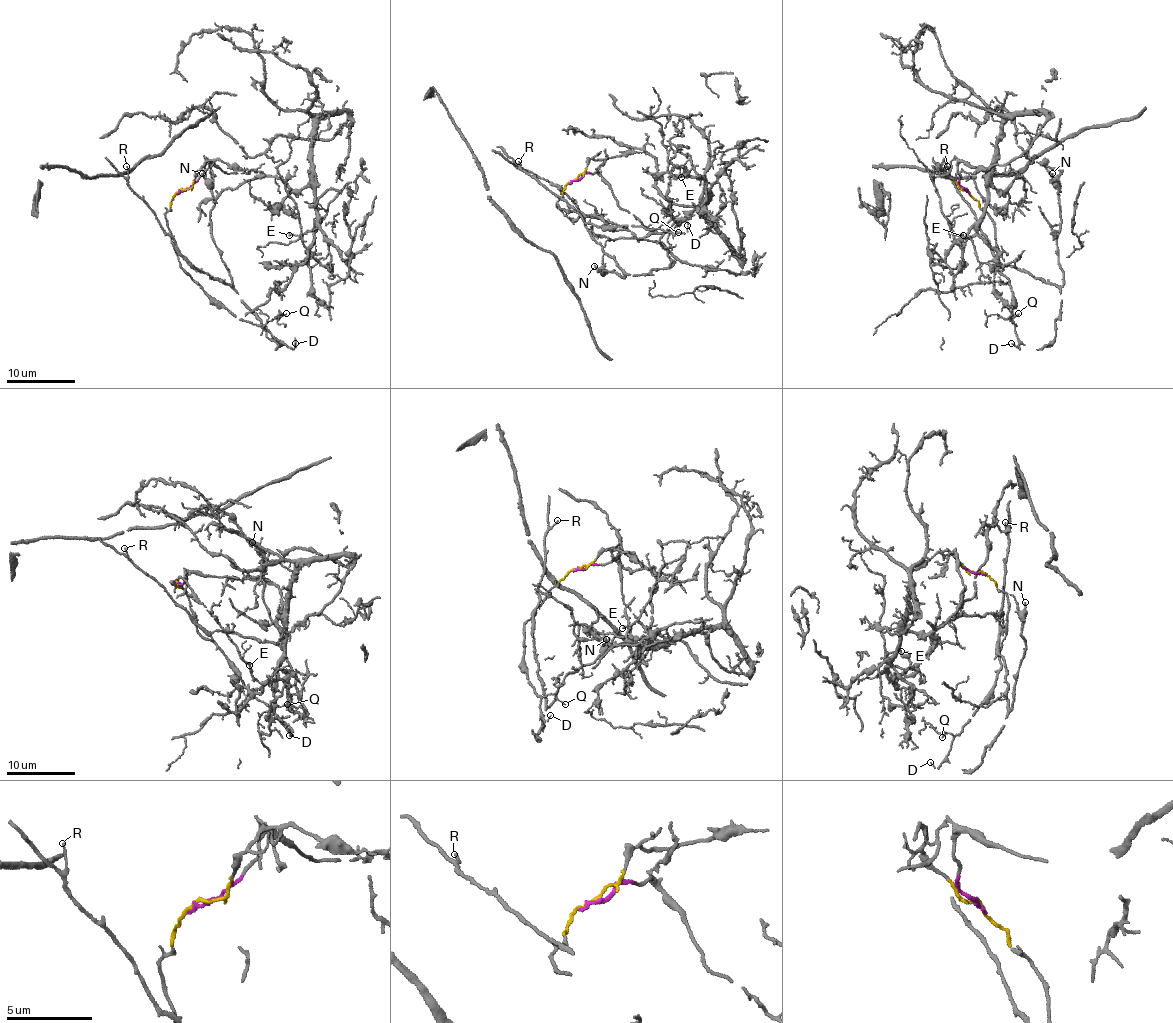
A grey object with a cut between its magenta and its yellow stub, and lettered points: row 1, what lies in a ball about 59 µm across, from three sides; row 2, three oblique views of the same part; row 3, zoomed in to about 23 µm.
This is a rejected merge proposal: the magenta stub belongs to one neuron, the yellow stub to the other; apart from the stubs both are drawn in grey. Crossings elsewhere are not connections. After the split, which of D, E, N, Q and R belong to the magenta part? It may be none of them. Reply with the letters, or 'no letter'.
E

